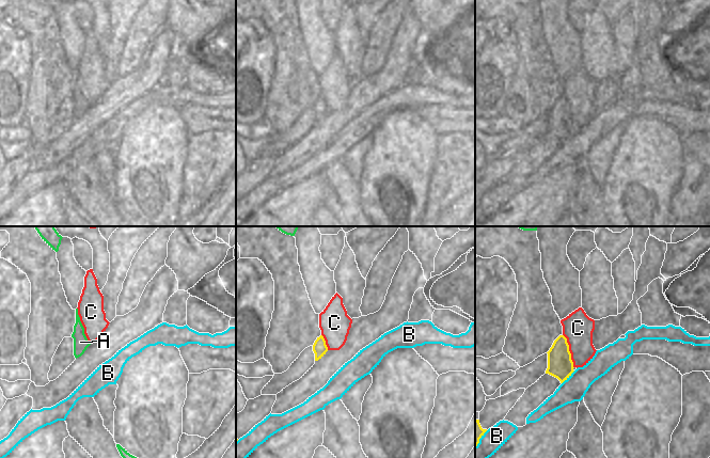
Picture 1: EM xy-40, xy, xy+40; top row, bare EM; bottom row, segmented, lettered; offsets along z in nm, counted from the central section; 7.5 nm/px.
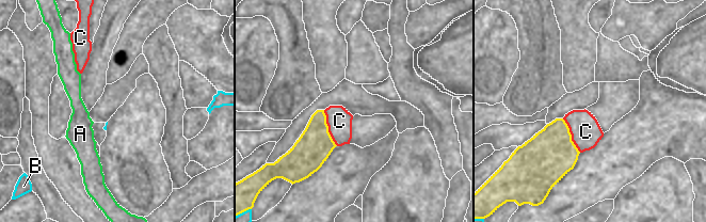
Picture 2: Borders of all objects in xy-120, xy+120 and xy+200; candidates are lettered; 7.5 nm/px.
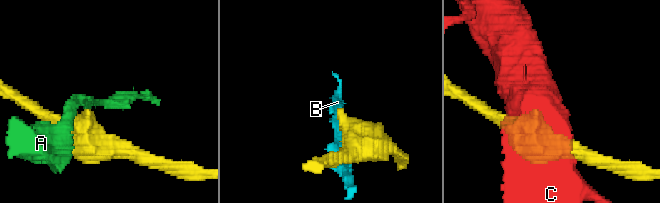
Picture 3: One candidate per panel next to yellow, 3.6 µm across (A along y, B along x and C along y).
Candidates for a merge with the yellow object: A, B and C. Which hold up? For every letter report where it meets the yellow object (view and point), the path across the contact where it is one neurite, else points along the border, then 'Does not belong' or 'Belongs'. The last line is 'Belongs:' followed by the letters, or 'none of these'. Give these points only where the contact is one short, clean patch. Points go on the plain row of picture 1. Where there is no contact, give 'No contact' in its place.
A: No contact. Does not belong
B: Touches yellow at xy+40 (568, 138). Does not belong
C: Touches yellow at xy+40 (569, 112). Does not belong
Belongs: none of these.

